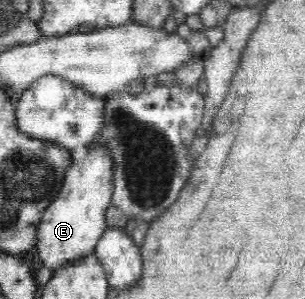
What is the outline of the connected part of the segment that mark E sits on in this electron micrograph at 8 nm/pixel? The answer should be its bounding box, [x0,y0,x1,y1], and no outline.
[36,144,112,270]

